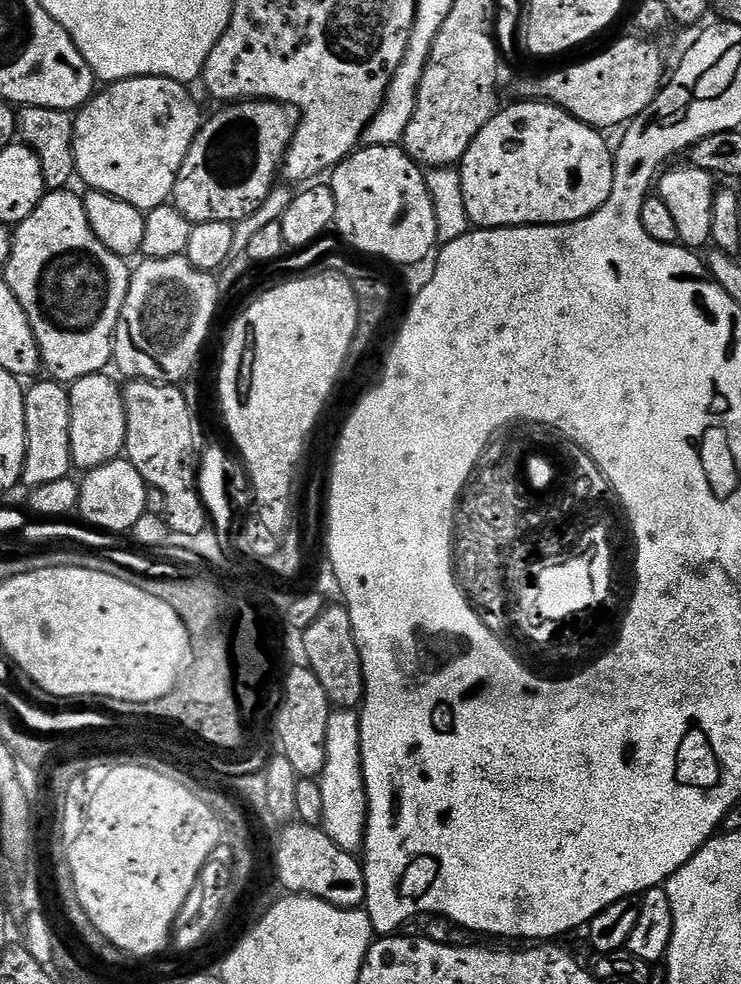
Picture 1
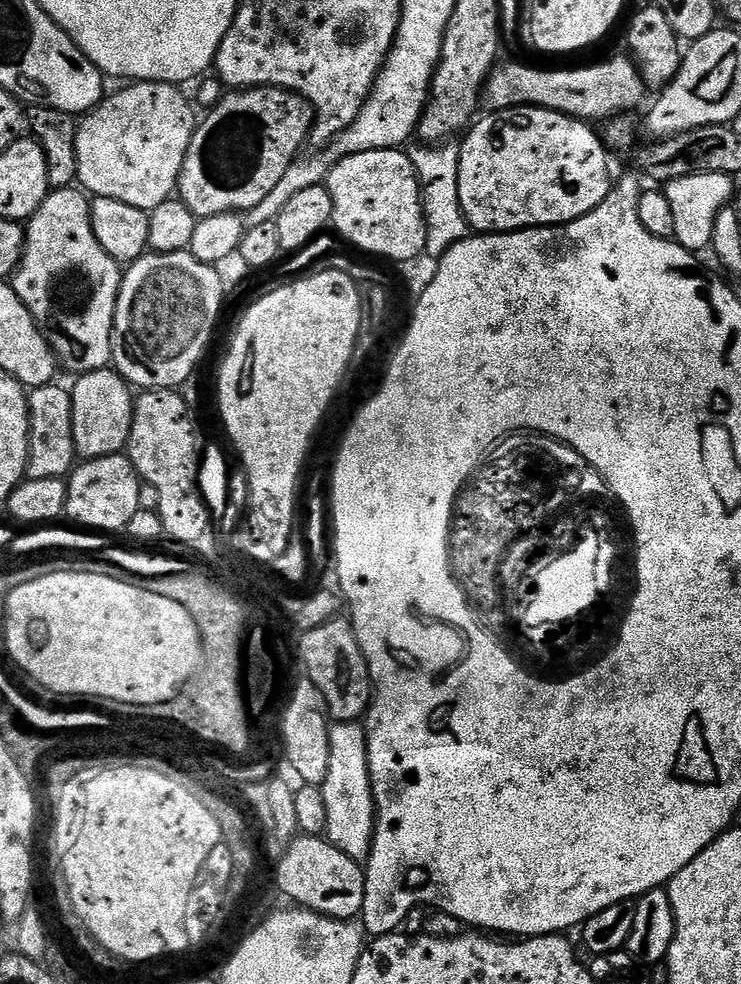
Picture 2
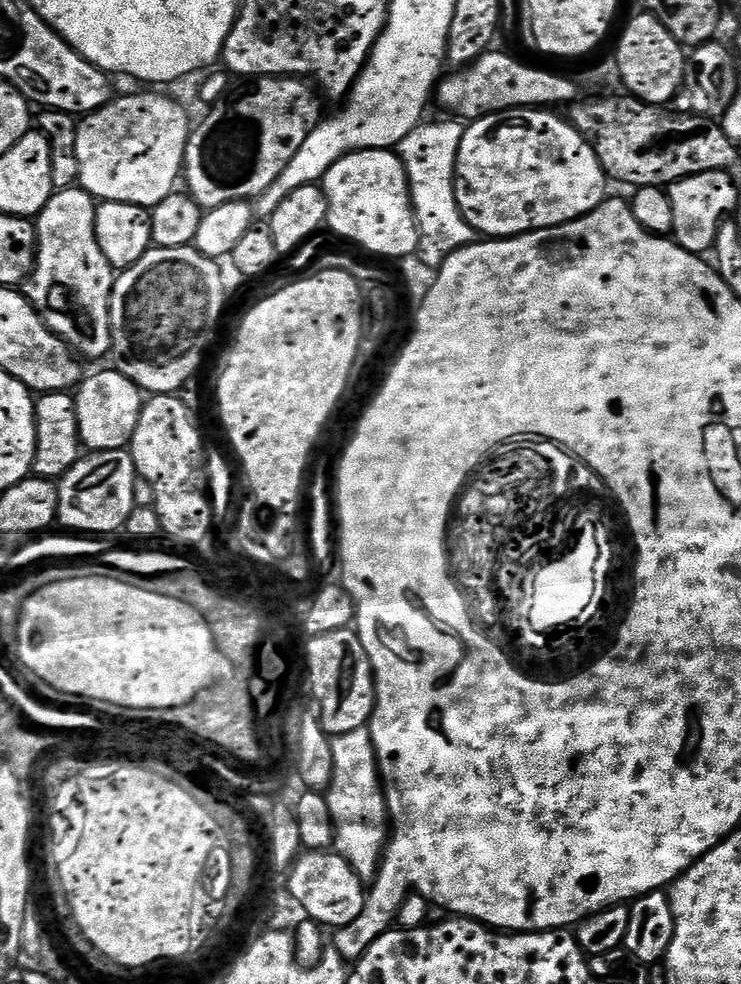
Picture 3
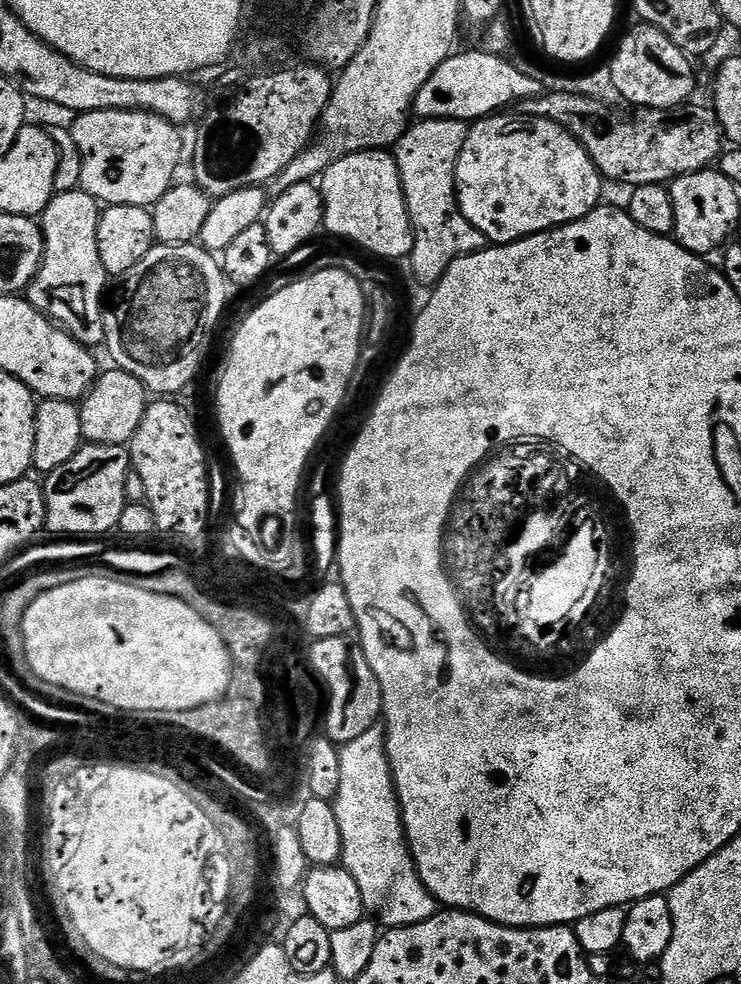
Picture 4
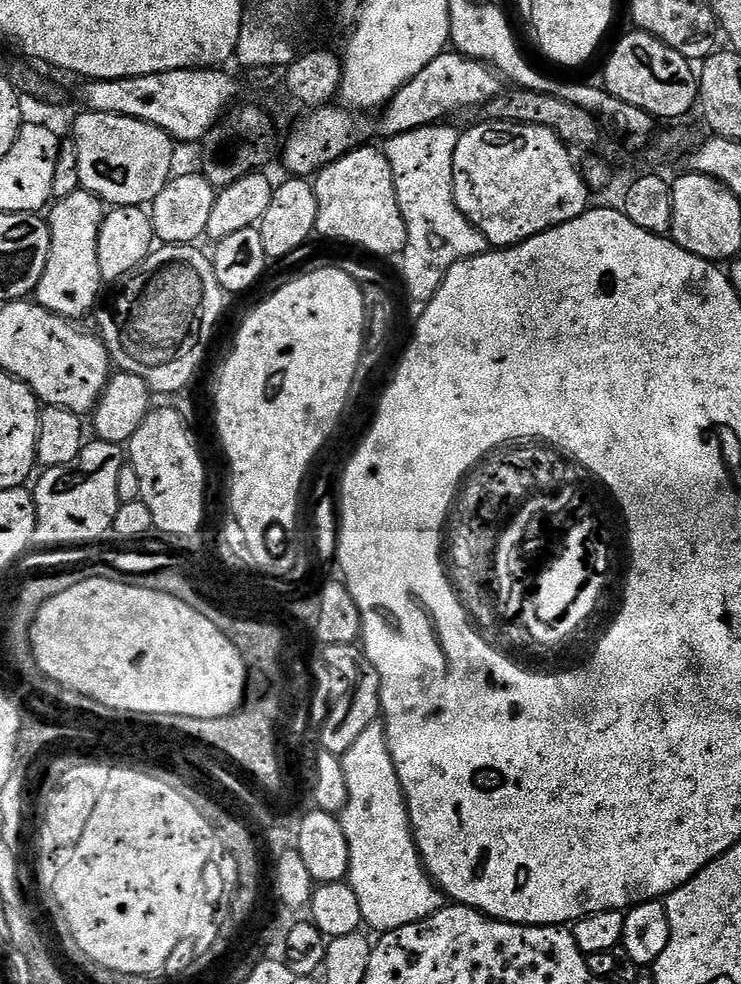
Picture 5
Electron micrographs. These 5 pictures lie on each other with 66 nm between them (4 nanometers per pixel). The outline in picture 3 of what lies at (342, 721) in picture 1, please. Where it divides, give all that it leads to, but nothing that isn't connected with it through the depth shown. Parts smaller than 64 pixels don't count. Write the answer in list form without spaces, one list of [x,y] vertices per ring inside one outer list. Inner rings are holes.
[[[362,727],[335,737],[332,740],[332,753],[334,754],[334,778],[326,795],[332,815],[332,825],[336,831],[334,848],[339,852],[340,857],[360,875],[361,880],[371,882],[375,880],[380,862],[384,859],[384,849],[390,835],[388,804],[384,800],[384,785],[380,779],[380,768],[376,765],[376,751],[371,731],[367,727]]]

